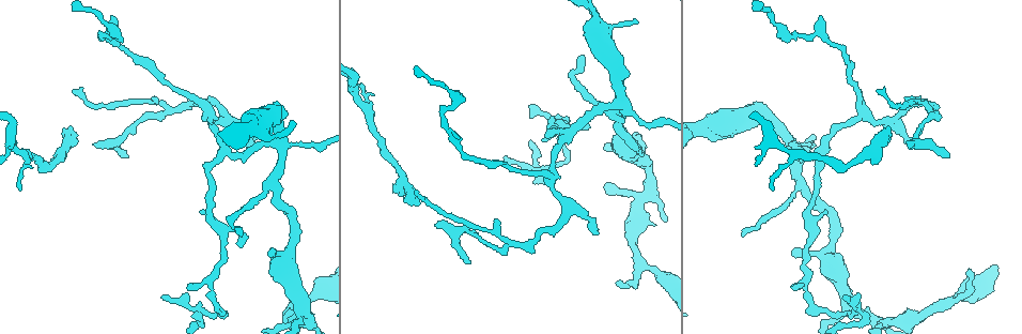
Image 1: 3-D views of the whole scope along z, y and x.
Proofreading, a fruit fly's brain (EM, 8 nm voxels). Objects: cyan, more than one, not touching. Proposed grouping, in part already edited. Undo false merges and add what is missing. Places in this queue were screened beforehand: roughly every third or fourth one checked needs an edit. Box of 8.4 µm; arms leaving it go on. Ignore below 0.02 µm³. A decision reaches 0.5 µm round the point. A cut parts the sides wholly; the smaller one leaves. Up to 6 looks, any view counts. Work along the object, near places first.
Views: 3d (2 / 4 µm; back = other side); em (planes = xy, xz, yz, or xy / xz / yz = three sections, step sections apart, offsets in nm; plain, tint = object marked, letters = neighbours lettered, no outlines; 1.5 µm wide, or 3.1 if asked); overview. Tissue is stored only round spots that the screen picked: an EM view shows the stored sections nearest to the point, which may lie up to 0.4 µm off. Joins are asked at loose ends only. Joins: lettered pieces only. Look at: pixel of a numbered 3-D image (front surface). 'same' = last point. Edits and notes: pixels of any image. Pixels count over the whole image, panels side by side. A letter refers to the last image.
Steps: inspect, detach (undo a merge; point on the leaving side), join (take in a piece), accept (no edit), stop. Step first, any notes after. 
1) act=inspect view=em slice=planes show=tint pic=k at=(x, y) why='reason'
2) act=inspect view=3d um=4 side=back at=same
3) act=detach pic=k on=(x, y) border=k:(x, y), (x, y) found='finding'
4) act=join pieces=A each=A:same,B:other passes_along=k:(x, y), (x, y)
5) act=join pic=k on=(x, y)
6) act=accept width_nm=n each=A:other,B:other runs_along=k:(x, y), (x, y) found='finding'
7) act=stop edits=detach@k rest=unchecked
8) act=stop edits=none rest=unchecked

act=inspect view=3d um=4 pic=1 at=(361, 85) why='thin end'

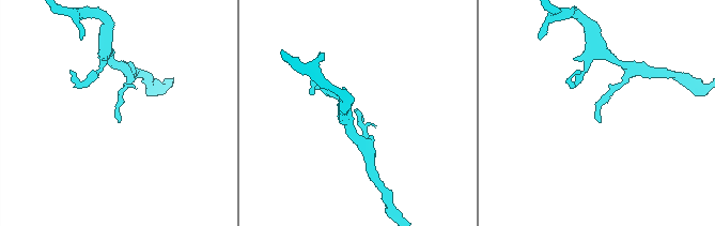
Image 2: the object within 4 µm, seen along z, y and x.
act=inspect view=em slice=planes show=letters pic=2 at=(357, 113)

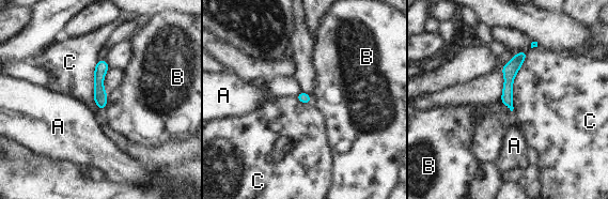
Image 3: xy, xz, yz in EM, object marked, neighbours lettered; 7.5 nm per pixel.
act=accept each=A:other,B:other,C:other runs_along=3:(524, 54), (509, 71), (510, 105) found='no lettered piece goes on from it'

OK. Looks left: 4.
act=inspect view=3d um=2 pic=1 at=(890, 133) why='free end'

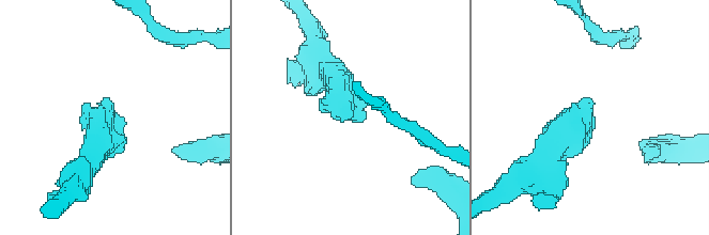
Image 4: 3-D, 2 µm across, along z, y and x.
act=inspect view=em slice=planes show=letters pic=4 at=(365, 116)

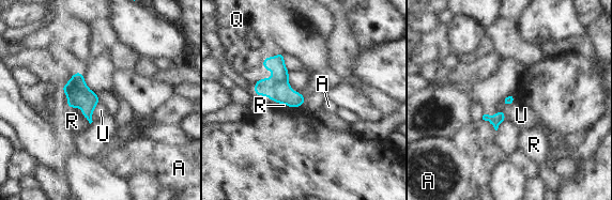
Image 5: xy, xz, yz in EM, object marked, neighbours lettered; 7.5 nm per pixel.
act=accept each=A:other,Q:other,R:other,U:other border=5:(101, 101), (93, 110), (92, 121) found='no lettered piece goes on from it'

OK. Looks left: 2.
act=inspect view=3d um=4 pic=1 at=(223, 152) why='a fork'

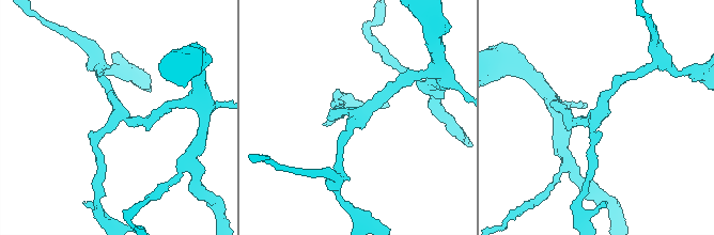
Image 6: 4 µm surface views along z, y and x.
act=inspect view=em slice=yz step=8 show=letters pic=6 at=(356, 118) arms=3 why='now the EM'

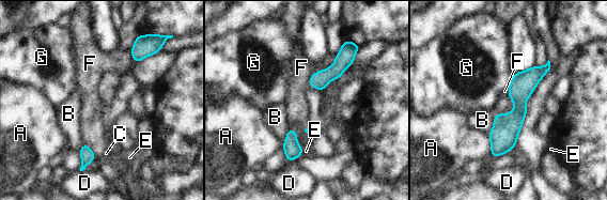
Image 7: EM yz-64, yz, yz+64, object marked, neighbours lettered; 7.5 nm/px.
act=accept each=A:other,B:other,C:other,D:other,E:other,F:other,G:other runs_along=7:(546, 67), (494, 154) found='one neuron here'

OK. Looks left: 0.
act=stop edits=none rest=unchecked

